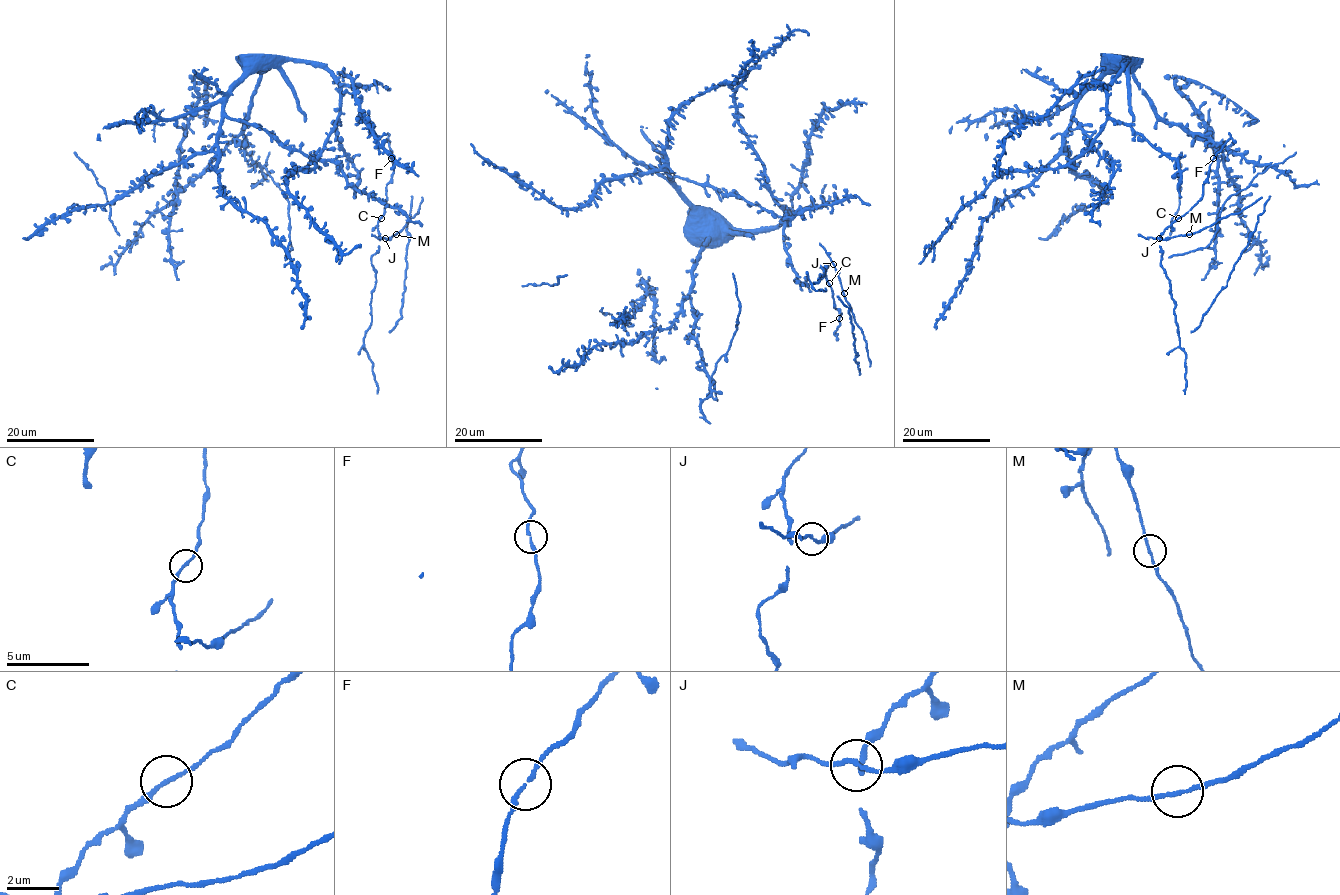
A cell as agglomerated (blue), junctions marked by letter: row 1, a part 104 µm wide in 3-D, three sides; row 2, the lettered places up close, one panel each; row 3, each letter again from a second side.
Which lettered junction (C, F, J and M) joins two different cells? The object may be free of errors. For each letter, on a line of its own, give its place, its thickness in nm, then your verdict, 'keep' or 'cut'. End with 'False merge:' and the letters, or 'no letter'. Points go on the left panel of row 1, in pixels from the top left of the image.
C: place (381, 218); calibre 140 nm; keep
F: place (391, 158); calibre 150 nm; keep
J: place (385, 238); calibre 140 nm; keep
M: place (396, 234); calibre 140 nm; keep
False merge: no letter

